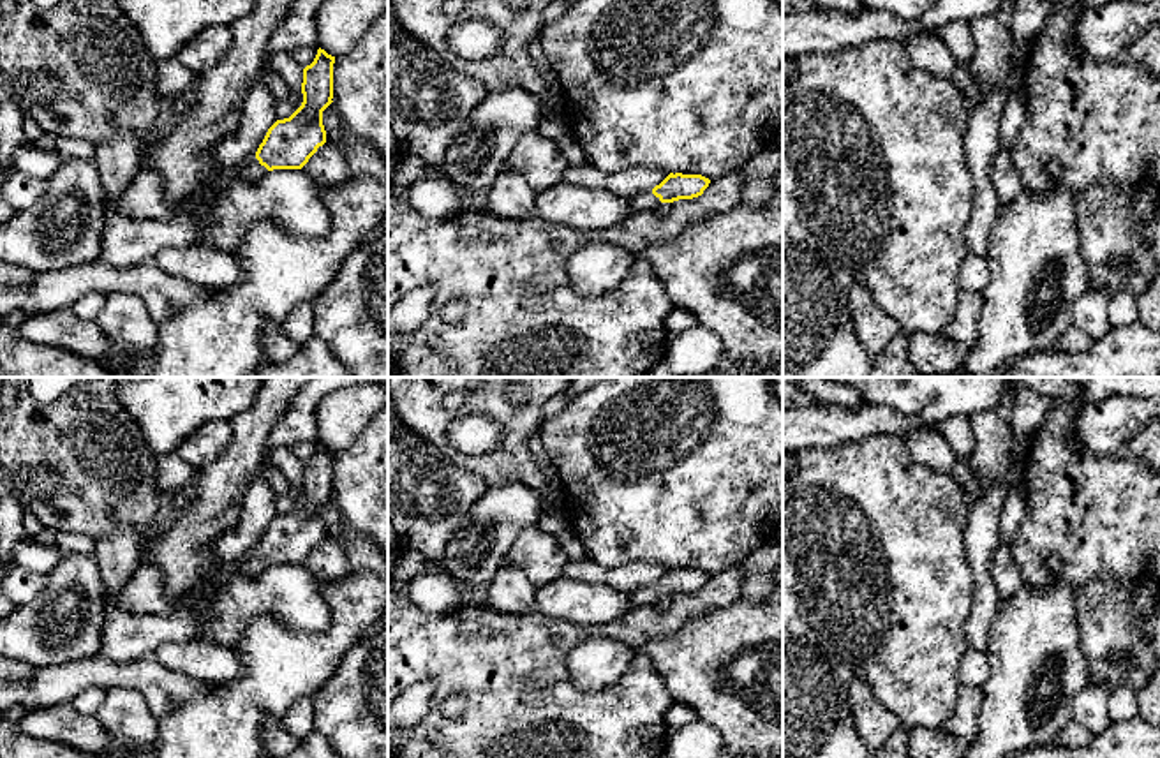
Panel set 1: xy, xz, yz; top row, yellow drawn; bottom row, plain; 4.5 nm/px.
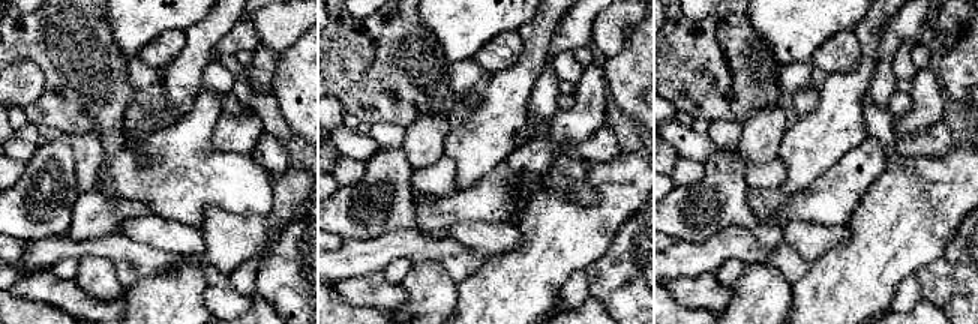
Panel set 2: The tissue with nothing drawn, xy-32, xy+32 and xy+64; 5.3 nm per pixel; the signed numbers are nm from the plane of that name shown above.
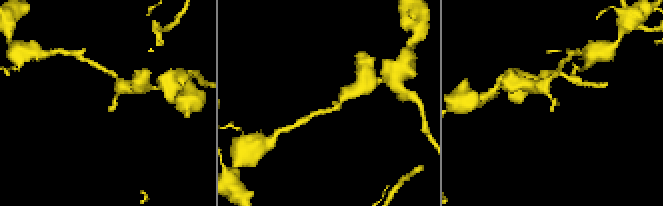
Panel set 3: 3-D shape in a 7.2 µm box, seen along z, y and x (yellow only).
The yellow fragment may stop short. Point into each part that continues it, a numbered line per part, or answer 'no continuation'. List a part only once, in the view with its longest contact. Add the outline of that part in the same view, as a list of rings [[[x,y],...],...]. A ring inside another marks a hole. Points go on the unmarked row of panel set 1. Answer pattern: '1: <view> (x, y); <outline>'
1: xy (252, 564); [[[254,552],[236,568],[233,568],[233,573],[240,573],[245,575],[249,580],[254,580],[266,566],[268,564],[261,561],[259,555]]]

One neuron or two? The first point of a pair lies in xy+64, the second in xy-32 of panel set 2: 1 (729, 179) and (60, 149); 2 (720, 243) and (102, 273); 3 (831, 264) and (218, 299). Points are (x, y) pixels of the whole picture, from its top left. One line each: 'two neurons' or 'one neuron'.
1: one neuron
2: two neurons
3: two neurons

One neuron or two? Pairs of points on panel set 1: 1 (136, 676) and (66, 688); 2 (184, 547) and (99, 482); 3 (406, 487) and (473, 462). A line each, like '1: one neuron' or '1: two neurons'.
1: one neuron
2: two neurons
3: two neurons

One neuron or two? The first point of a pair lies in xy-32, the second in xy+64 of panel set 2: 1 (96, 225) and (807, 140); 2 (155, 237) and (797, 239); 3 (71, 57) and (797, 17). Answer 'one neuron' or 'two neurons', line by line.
1: two neurons
2: one neuron
3: two neurons

